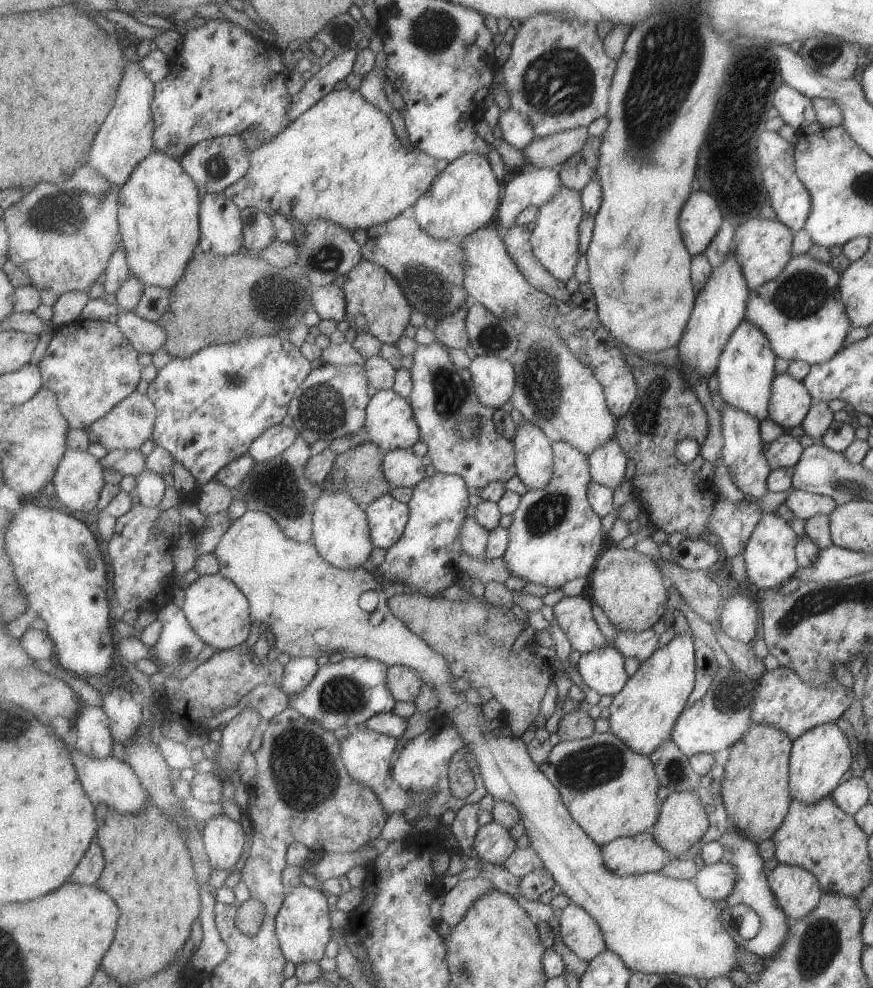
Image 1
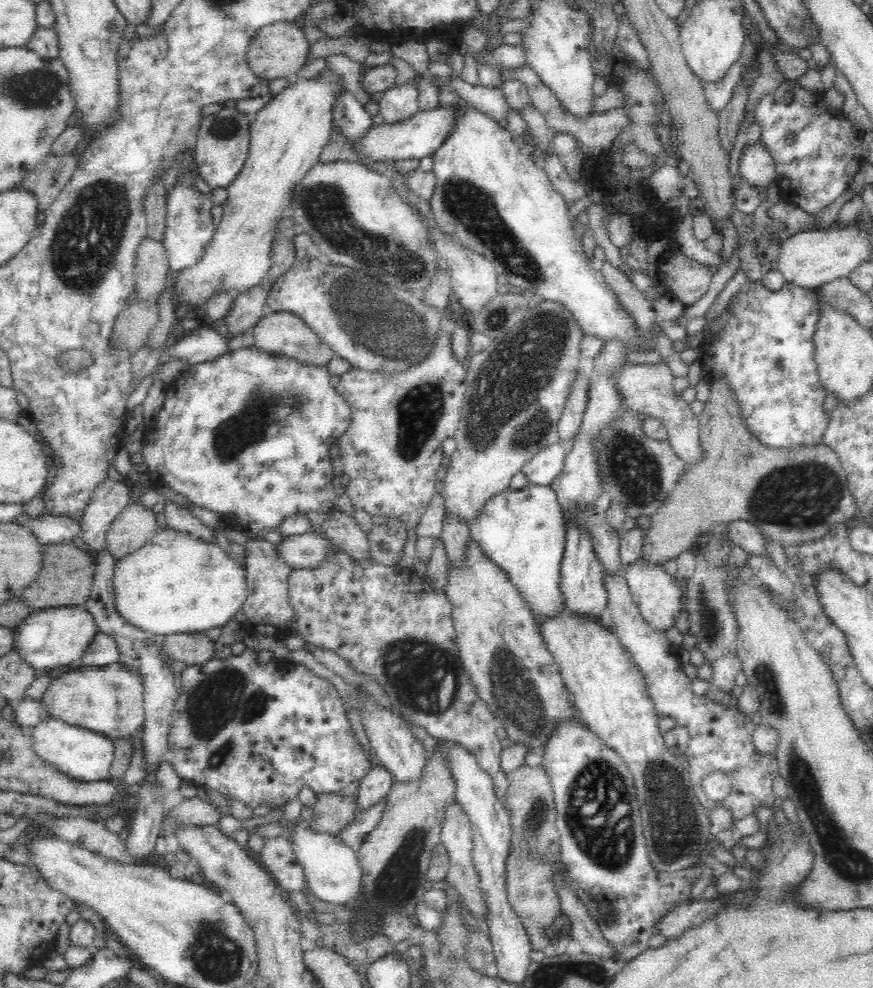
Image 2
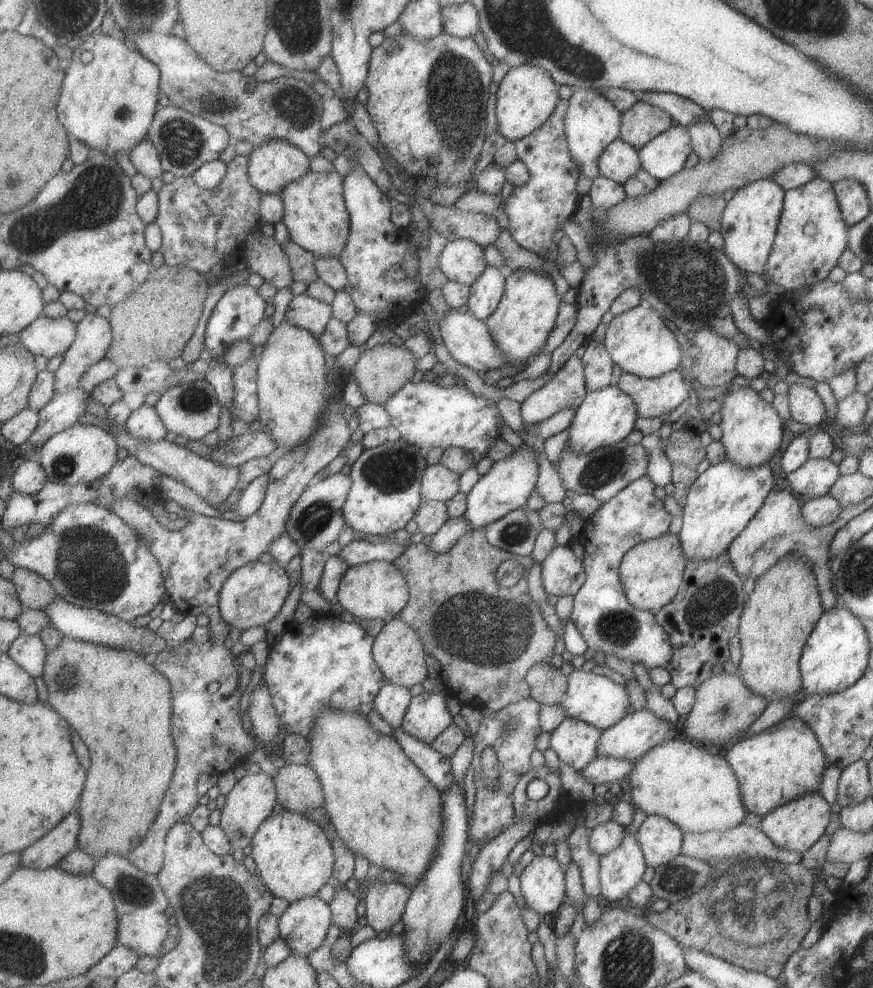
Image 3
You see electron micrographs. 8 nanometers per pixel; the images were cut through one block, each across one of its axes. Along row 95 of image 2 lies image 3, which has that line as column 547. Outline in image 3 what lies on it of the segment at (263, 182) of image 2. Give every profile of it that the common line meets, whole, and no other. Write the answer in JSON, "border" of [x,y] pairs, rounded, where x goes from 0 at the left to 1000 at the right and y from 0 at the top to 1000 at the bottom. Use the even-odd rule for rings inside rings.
{"border":[[[612,273],[585,274],[576,306],[558,326],[575,358],[586,366],[600,366],[621,356],[639,330],[647,300],[639,298],[637,285],[628,278]]]}

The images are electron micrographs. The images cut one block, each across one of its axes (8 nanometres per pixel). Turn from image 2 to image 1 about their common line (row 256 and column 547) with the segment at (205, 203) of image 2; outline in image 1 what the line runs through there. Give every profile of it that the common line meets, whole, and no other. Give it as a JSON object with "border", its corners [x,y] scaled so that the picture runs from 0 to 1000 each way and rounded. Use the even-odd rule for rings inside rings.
{"border":[[[601,170],[581,187],[567,227],[582,232],[589,230],[605,211],[630,206],[646,188],[640,170]]]}

